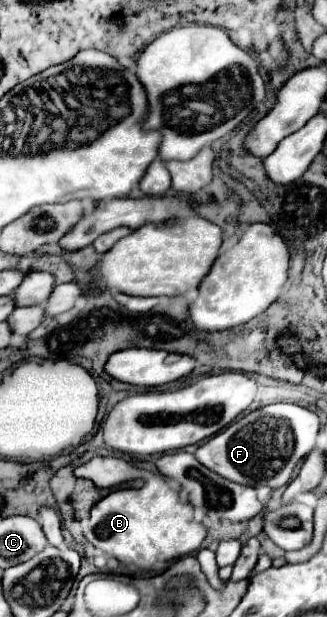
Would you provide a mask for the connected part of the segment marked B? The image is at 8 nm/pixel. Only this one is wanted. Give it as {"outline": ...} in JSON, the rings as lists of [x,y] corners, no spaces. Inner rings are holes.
{"outline":[[[153,475],[141,489],[117,489],[93,505],[91,517],[83,527],[85,537],[105,553],[125,565],[151,569],[153,563],[173,561],[197,551],[207,537],[207,529],[193,521],[193,507],[169,489],[165,479]],[[187,531],[187,535],[183,535]]]}

